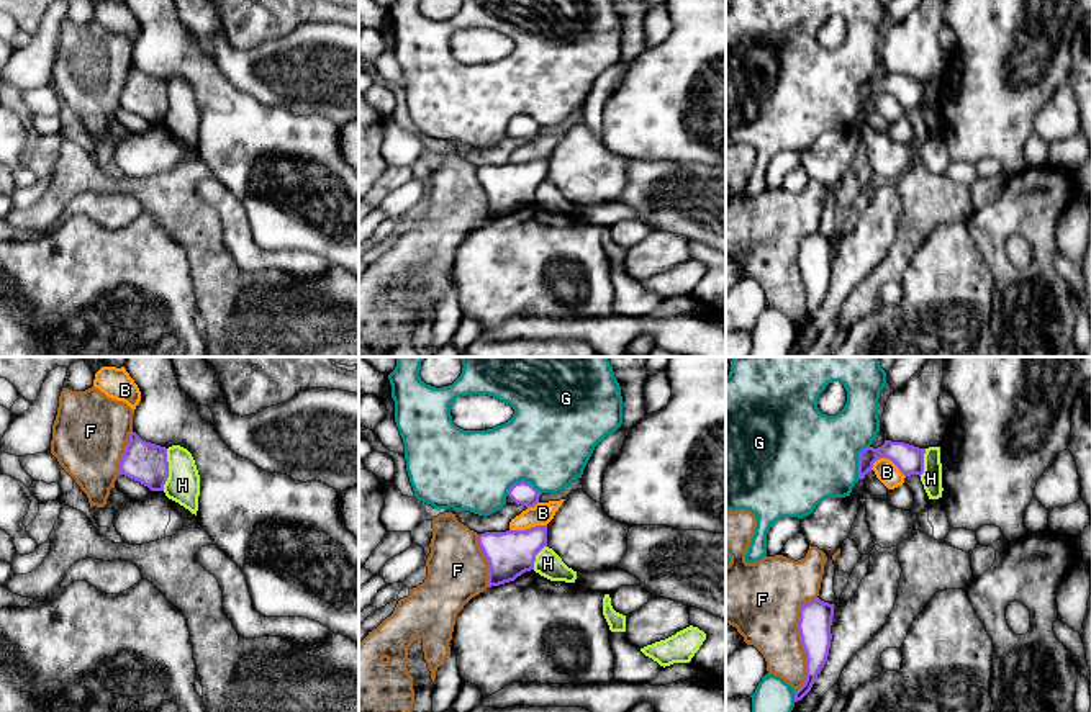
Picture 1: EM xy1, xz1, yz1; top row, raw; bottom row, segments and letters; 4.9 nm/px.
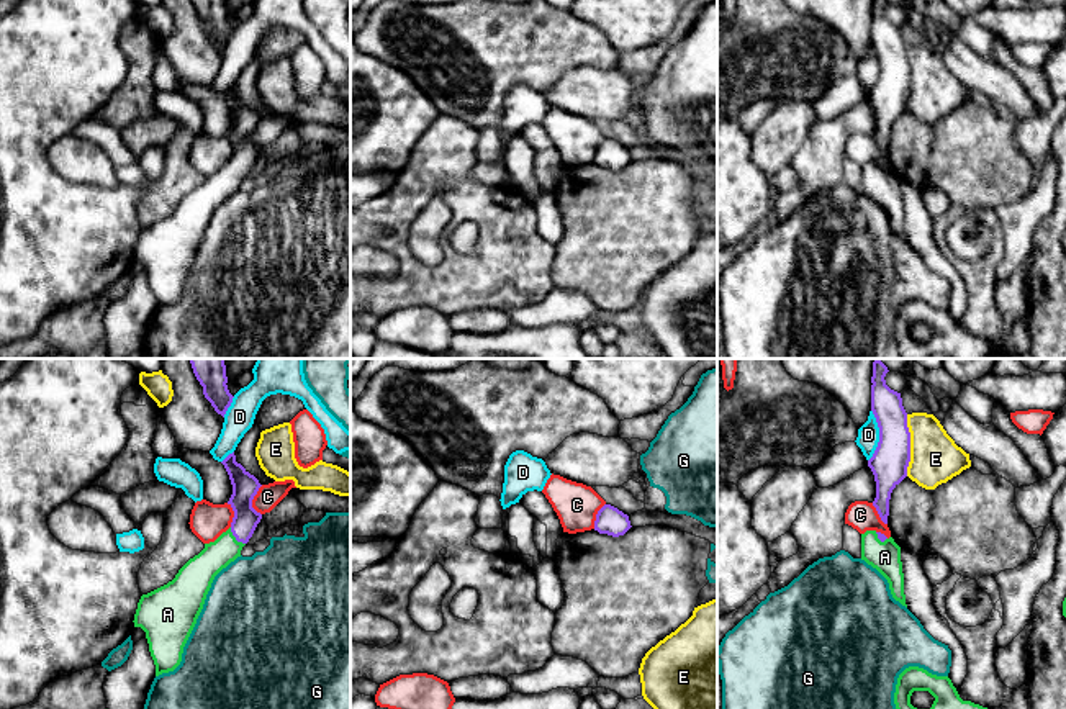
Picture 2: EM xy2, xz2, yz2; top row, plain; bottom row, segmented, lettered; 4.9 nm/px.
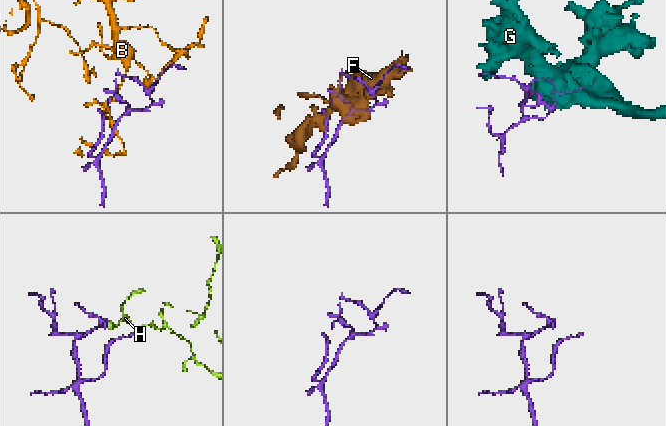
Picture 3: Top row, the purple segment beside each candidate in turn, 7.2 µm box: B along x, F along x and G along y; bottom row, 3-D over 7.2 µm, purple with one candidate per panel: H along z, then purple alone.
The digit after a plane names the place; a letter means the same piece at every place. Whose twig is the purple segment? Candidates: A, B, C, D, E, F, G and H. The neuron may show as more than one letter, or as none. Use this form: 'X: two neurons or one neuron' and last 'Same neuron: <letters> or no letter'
A: one neuron
B: two neurons
C: two neurons
D: two neurons
E: two neurons
F: two neurons
G: two neurons
H: two neurons
Same neuron: A

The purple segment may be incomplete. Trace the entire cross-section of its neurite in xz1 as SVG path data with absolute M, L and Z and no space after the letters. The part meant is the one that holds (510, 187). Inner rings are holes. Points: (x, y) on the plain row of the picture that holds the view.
M547 159L485 165L478 169L478 178L488 196L488 221L500 219L534 203L536 188L547 180Z

